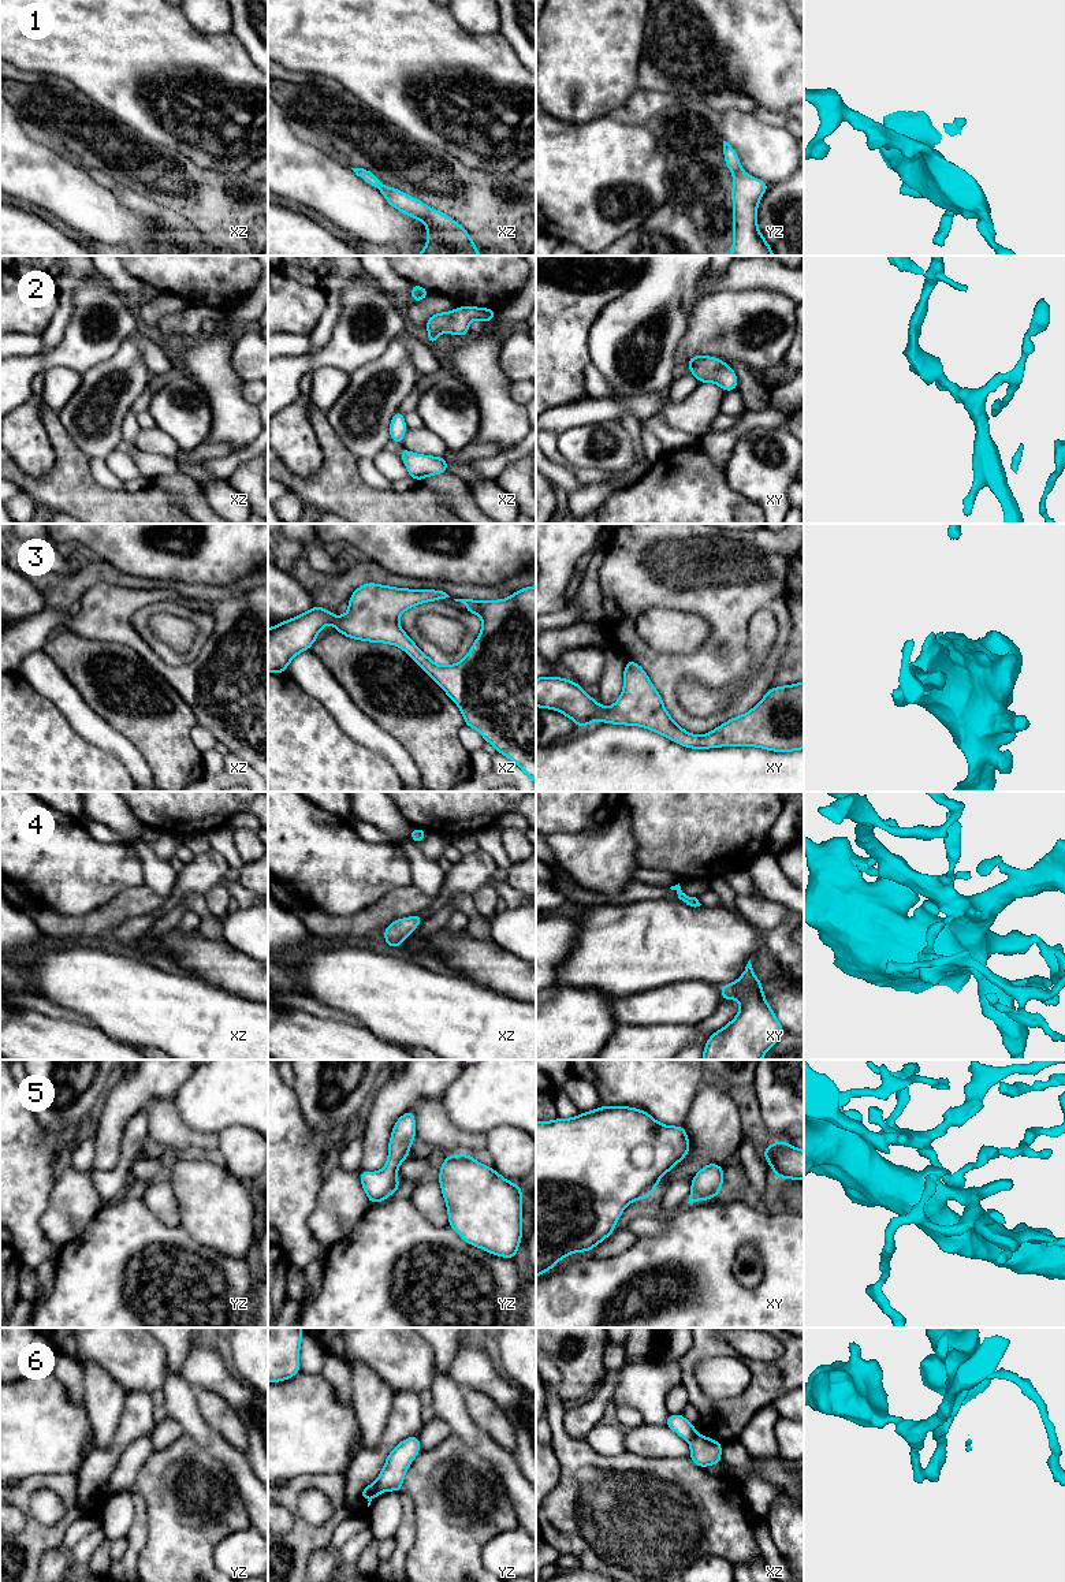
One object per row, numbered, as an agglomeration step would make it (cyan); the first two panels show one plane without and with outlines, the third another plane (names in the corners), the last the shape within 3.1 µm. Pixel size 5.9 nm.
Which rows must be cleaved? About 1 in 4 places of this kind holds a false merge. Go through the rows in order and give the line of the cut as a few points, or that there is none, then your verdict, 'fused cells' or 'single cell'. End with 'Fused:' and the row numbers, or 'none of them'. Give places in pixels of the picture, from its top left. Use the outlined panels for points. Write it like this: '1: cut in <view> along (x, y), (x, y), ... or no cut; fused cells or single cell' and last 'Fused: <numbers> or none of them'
1: no cut; single cell
2: no cut; single cell
3: no cut; single cell
4: no cut; single cell
5: no cut; single cell
6: cut in yz along (375, 1482), (380, 1492); fused cells
Fused: 6

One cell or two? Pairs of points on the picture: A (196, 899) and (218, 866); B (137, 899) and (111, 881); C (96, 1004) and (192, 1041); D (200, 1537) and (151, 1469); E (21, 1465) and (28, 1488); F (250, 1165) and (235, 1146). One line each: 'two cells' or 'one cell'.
A: two cells
B: two cells
C: one cell
D: one cell
E: two cells
F: one cell

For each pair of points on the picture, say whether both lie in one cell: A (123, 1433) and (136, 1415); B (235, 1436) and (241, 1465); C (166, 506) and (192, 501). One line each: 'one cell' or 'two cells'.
A: one cell
B: two cells
C: two cells

